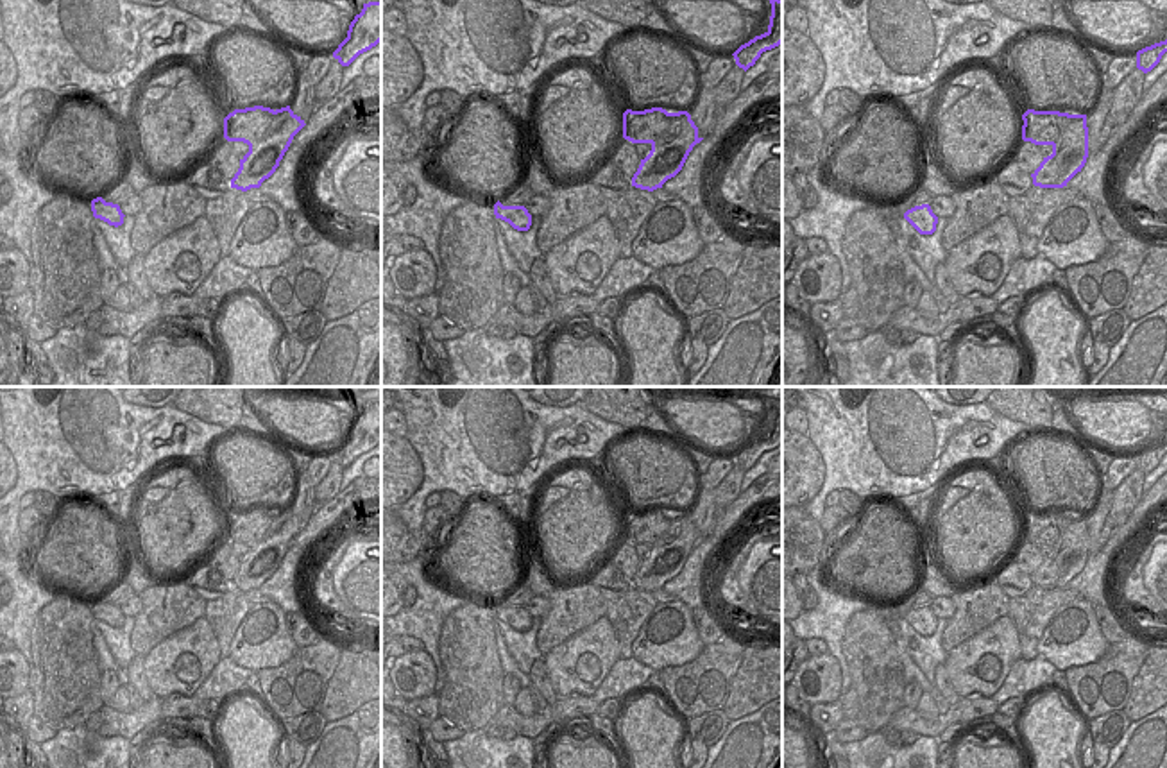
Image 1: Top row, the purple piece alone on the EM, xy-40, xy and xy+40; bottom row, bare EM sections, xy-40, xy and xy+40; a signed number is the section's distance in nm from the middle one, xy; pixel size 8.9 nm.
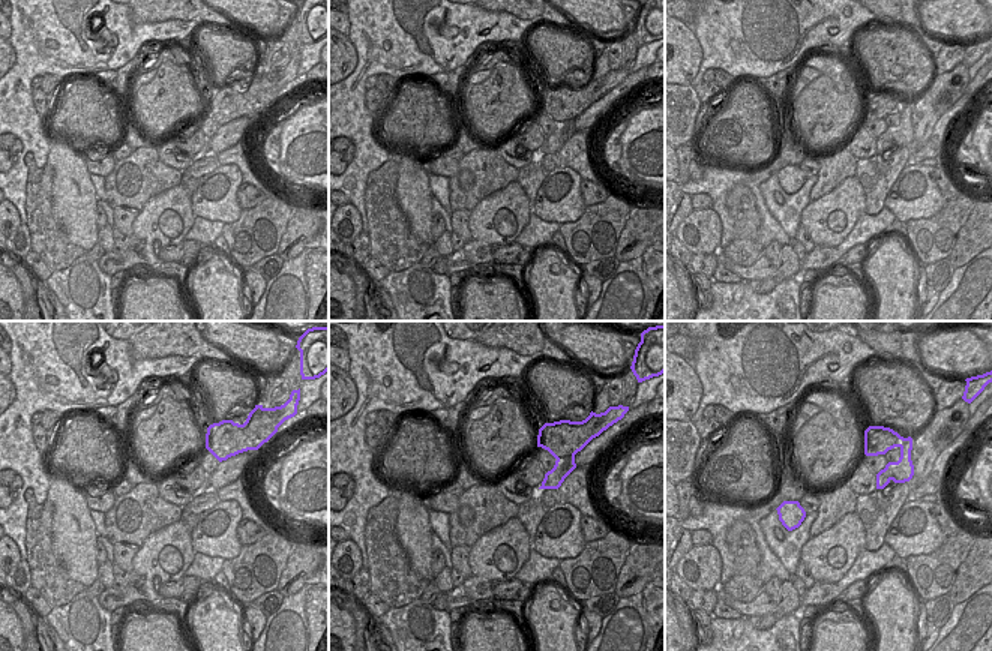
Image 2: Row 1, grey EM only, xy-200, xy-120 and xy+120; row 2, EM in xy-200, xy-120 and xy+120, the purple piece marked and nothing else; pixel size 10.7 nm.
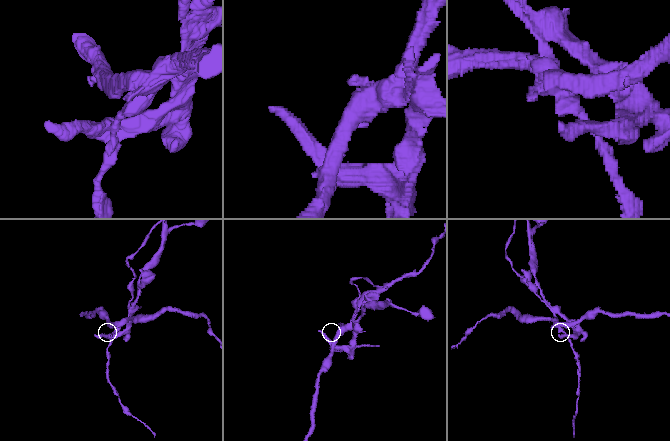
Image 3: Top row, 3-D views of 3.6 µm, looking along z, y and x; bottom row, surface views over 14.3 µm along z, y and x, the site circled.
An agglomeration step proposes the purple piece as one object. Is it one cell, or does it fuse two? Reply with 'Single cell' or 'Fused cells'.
Fused cells

